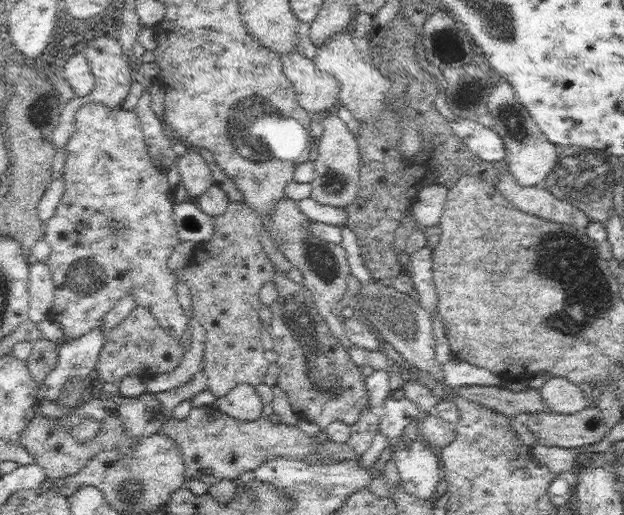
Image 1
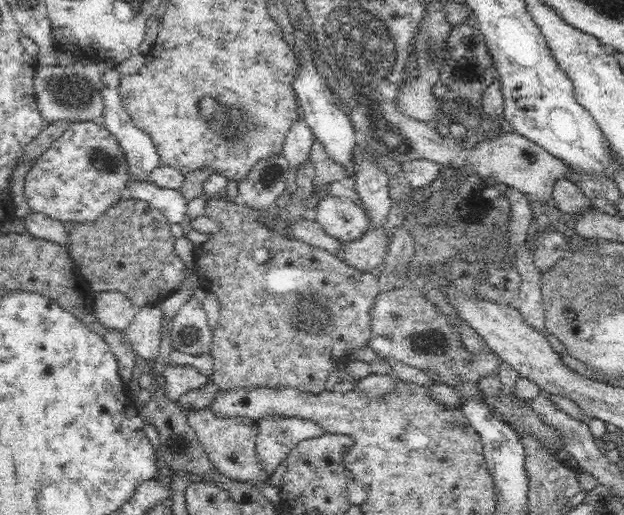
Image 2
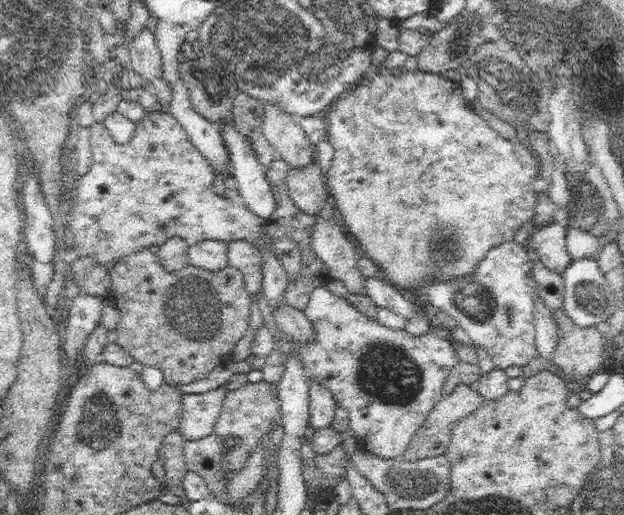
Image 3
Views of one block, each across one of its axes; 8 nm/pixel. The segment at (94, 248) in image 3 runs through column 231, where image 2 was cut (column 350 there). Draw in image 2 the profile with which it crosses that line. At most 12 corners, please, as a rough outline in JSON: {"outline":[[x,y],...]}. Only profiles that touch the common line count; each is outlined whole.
{"outline":[[352,194],[323,196],[313,217],[342,243],[370,229]]}

